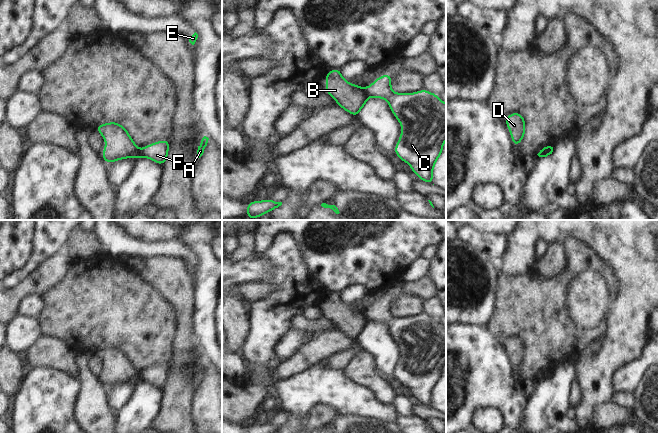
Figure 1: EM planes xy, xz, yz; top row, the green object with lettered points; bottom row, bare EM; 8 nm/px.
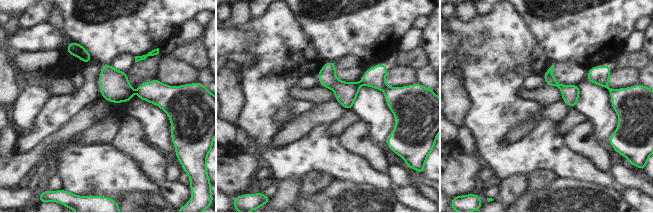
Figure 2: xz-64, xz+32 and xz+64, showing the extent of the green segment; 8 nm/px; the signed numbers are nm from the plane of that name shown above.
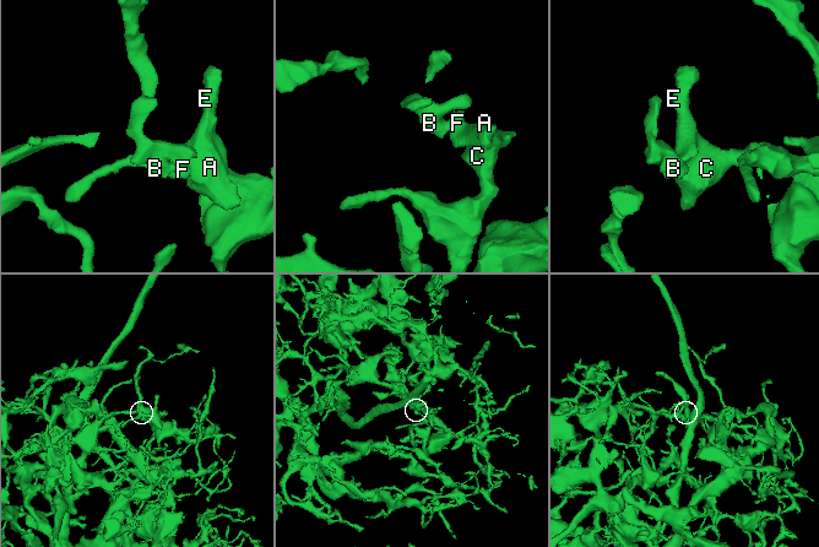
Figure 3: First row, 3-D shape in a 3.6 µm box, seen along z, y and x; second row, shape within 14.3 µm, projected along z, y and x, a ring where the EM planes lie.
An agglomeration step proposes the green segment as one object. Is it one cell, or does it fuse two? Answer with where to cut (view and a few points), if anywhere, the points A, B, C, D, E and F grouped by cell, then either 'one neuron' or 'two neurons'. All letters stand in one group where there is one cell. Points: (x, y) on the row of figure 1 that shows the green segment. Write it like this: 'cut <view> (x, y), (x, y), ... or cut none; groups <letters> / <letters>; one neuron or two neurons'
cut xz (364, 89), (368, 96); groups A C E F / B D; two neurons

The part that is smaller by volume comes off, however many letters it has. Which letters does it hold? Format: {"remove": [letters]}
{"remove": ["B", "D"]}

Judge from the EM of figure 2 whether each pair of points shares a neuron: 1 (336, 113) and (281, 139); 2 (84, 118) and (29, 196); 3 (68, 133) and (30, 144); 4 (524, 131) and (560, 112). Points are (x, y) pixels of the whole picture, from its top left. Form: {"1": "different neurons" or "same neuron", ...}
{"1": "same neuron", "2": "different neurons", "3": "different neurons", "4": "same neuron"}

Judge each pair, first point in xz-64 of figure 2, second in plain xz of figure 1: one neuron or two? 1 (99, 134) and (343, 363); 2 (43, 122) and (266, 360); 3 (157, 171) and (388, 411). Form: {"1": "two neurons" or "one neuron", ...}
{"1": "one neuron", "2": "two neurons", "3": "two neurons"}

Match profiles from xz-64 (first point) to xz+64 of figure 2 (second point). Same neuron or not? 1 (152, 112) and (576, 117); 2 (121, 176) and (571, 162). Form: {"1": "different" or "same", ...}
{"1": "different", "2": "same"}

